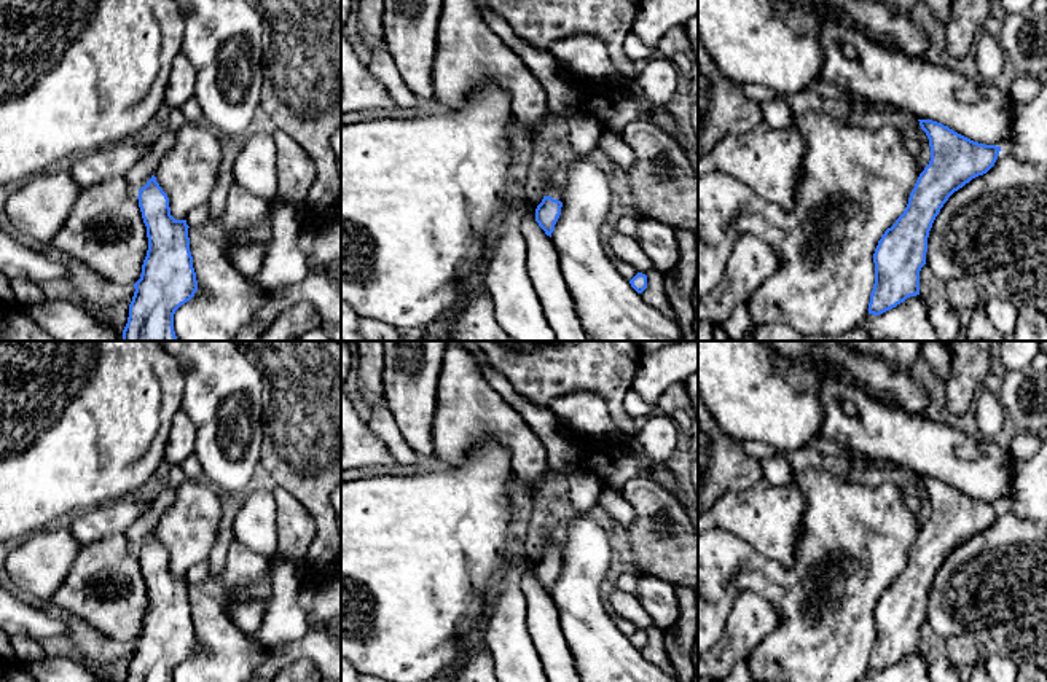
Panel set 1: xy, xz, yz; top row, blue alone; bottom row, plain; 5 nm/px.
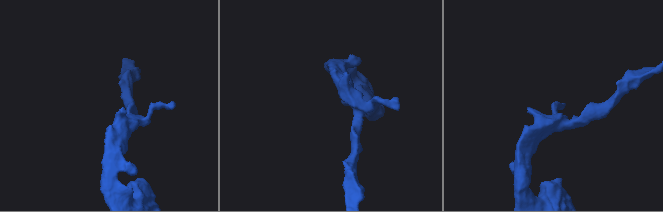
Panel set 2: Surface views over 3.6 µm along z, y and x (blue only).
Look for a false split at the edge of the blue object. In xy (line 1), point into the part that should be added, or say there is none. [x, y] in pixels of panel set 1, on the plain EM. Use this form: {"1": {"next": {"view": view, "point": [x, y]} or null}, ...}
{"1": {"next": null}}

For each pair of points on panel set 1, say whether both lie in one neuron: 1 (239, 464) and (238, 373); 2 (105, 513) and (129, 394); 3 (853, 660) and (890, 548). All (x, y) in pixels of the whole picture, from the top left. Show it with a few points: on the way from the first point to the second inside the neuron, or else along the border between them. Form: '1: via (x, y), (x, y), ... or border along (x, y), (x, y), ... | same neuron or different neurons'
1: via (238, 442), (238, 395) | same neuron
2: border along (133, 494), (90, 505), (77, 513) | different neurons
3: via (851, 633), (851, 599), (872, 576) | same neuron

